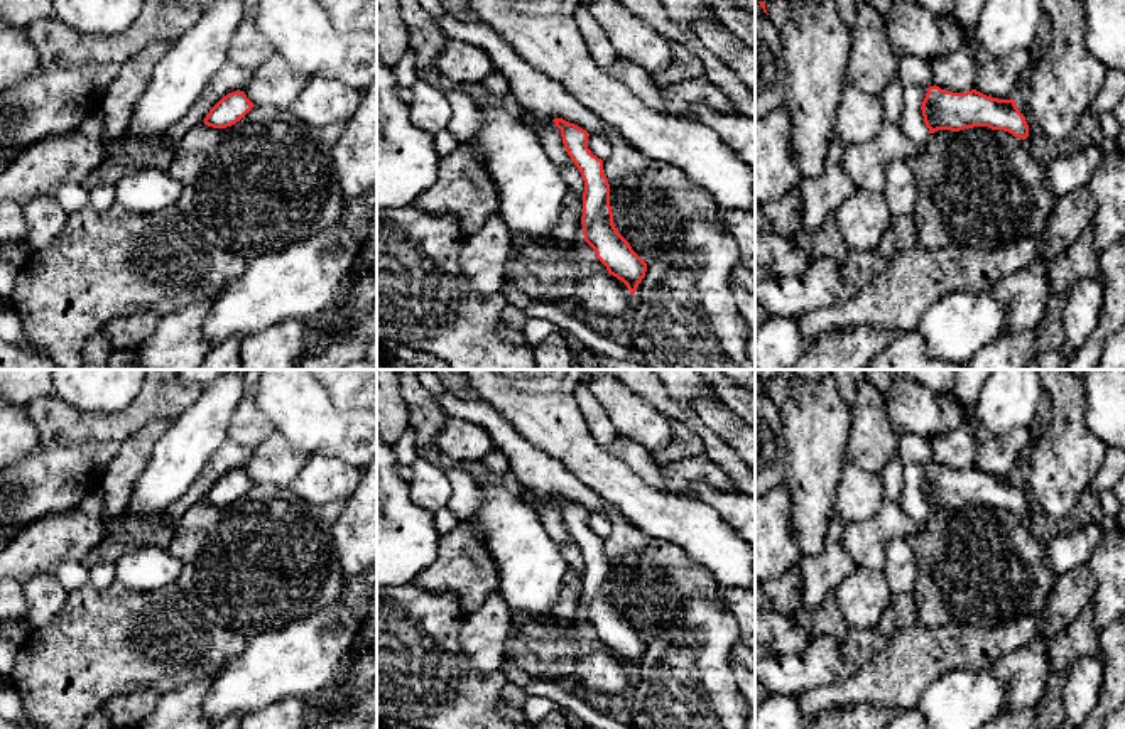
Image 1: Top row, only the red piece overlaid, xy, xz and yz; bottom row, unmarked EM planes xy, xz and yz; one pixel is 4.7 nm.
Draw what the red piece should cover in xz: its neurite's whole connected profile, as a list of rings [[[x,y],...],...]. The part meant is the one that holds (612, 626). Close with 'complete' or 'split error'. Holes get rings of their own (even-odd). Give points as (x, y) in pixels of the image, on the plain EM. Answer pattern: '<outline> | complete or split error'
[[[562,496],[552,498],[561,508],[562,521],[584,559],[583,613],[608,651],[622,658],[633,673],[645,655],[647,641],[613,602],[610,562],[603,552],[603,538],[588,526],[590,511]]] | complete

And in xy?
[[[233,469],[223,474],[206,493],[204,503],[226,506],[240,500],[255,483],[243,469]]] | complete

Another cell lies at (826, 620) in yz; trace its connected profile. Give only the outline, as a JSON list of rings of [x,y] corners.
[[[836,592],[828,594],[823,599],[823,602],[814,609],[809,609],[801,604],[794,613],[794,618],[814,638],[831,636],[840,645],[845,645],[845,641],[846,641],[850,629],[848,629],[848,624],[841,614]]]

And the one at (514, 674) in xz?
[[[503,660],[500,668],[503,670],[507,682],[515,683],[517,687],[525,687],[527,683],[530,683],[537,678],[537,677],[532,677],[527,672],[520,670],[508,660]]]

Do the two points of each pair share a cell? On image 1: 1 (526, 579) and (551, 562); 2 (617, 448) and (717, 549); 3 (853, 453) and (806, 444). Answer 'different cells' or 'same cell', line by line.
1: same cell
2: different cells
3: different cells

